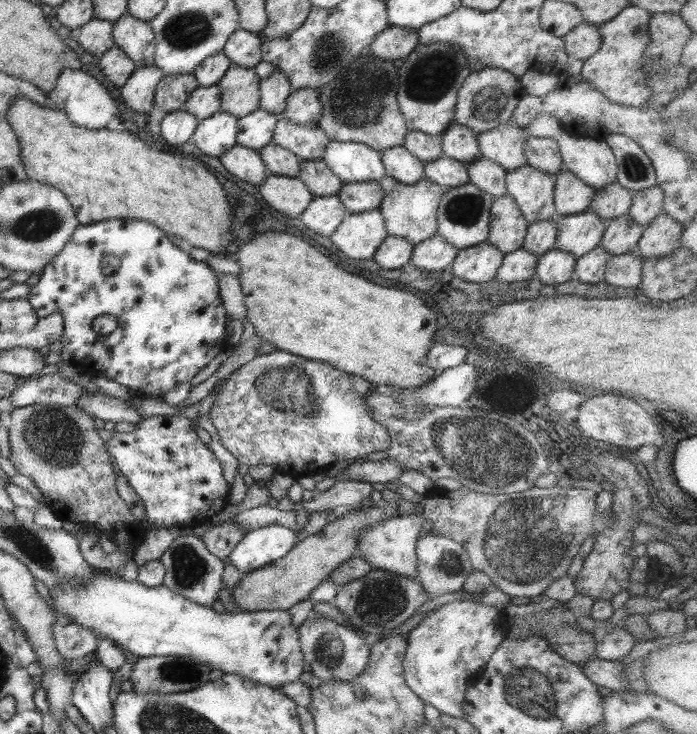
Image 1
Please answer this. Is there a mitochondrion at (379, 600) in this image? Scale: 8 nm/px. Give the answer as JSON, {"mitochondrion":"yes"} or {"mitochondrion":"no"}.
{"mitochondrion":"yes"}

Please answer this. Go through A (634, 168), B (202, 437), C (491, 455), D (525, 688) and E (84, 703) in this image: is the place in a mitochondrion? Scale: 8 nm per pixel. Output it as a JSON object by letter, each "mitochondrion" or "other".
{"A":"mitochondrion","B":"other","C":"mitochondrion","D":"mitochondrion","E":"other"}

